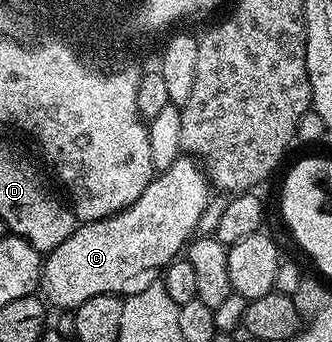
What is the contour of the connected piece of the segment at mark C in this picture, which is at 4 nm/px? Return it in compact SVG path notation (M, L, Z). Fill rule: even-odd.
M179 156L172 166L158 171L152 178L149 188L129 204L121 212L96 222L84 222L76 225L74 232L43 258L43 271L39 277L39 290L48 307L60 306L67 312L85 304L85 300L93 300L93 296L117 294L126 296L136 294L149 284L160 281L161 275L170 262L180 257L181 251L190 243L203 213L207 210L207 201L213 195L206 173L196 159L190 156Z

